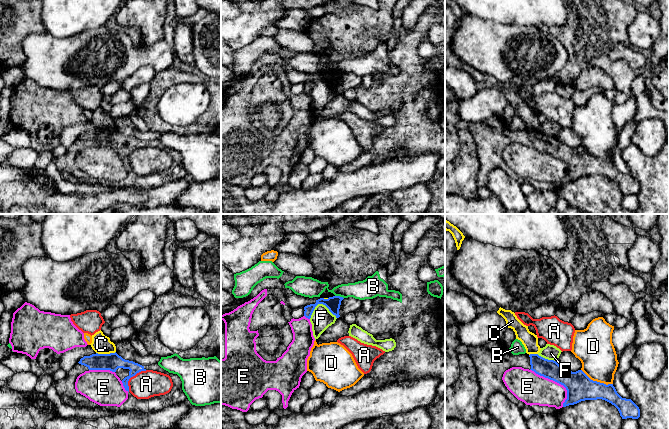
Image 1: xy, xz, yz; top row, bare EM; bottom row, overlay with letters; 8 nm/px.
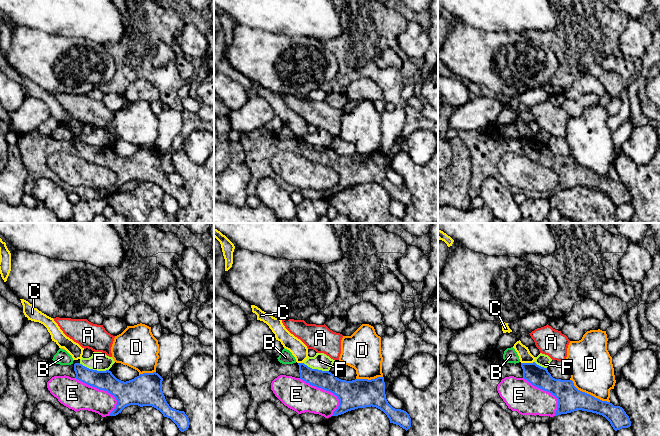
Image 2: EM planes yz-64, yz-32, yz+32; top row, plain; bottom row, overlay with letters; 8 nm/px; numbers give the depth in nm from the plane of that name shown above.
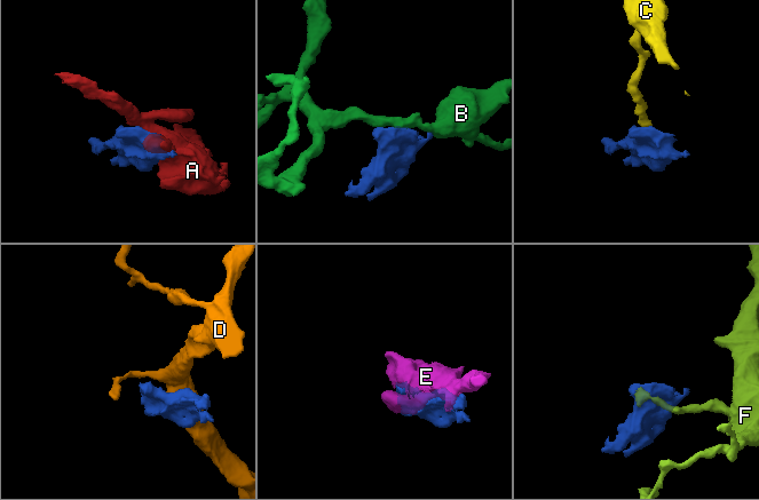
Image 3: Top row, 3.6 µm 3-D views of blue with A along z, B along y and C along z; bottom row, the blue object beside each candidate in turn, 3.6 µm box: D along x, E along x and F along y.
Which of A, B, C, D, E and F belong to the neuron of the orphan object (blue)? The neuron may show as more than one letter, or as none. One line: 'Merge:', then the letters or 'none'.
Merge: none

